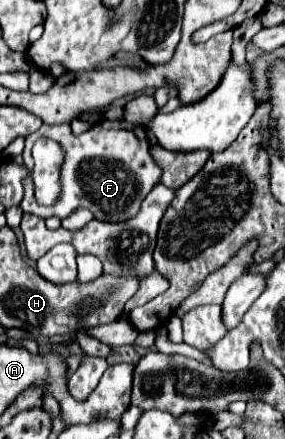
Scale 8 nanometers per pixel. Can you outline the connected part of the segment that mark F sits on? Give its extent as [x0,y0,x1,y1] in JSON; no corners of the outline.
[20,119,162,221]

